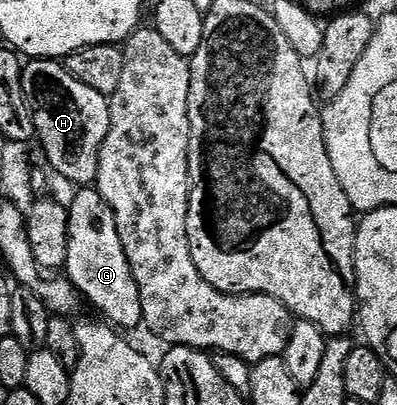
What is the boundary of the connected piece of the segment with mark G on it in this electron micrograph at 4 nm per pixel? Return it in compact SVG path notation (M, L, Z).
M80 188L75 193L68 206L66 277L87 301L89 298L96 305L101 319L121 331L132 330L136 325L139 327L144 320L142 296L138 292L138 280L134 280L130 260L126 260L126 248L122 248L122 236L118 236L114 212L95 188Z

